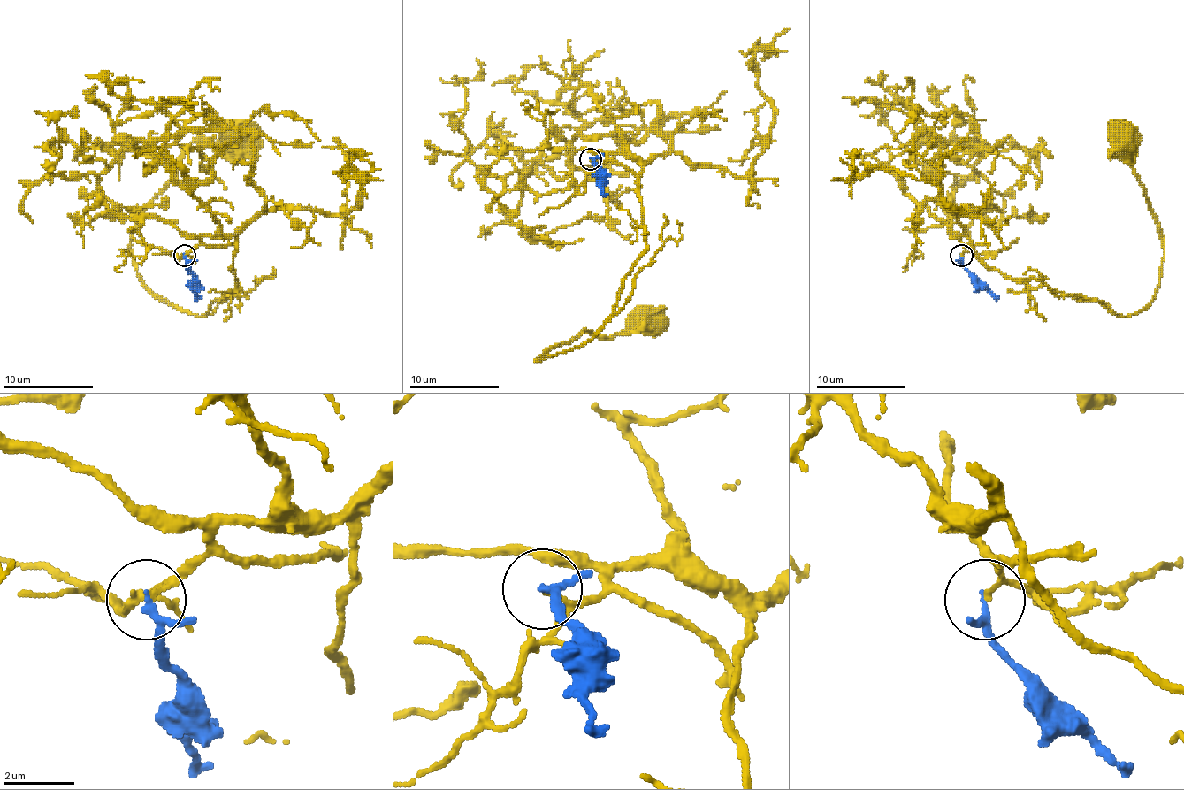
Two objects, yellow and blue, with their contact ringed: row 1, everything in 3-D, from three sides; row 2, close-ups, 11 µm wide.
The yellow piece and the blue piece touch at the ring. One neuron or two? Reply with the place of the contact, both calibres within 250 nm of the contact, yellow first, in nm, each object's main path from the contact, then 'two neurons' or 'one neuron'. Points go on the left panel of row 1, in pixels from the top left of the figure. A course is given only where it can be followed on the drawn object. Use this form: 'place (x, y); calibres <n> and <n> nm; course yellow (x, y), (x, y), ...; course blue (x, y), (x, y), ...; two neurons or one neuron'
place (184, 256); calibres 100 and 160 nm; course yellow (184, 254), (203, 236), (232, 236), (240, 289), (194, 316), (159, 298), (130, 233), (193, 142), (246, 138); course blue (184, 256), (193, 273), (193, 289), (202, 298); two neurons

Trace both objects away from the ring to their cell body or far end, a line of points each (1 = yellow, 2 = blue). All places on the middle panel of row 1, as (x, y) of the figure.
1: (590, 158), (630, 154), (639, 163), (645, 248), (601, 328), (537, 359), (584, 330), (599, 337), (653, 328)
2: (590, 158), (599, 169), (599, 187), (607, 194)

